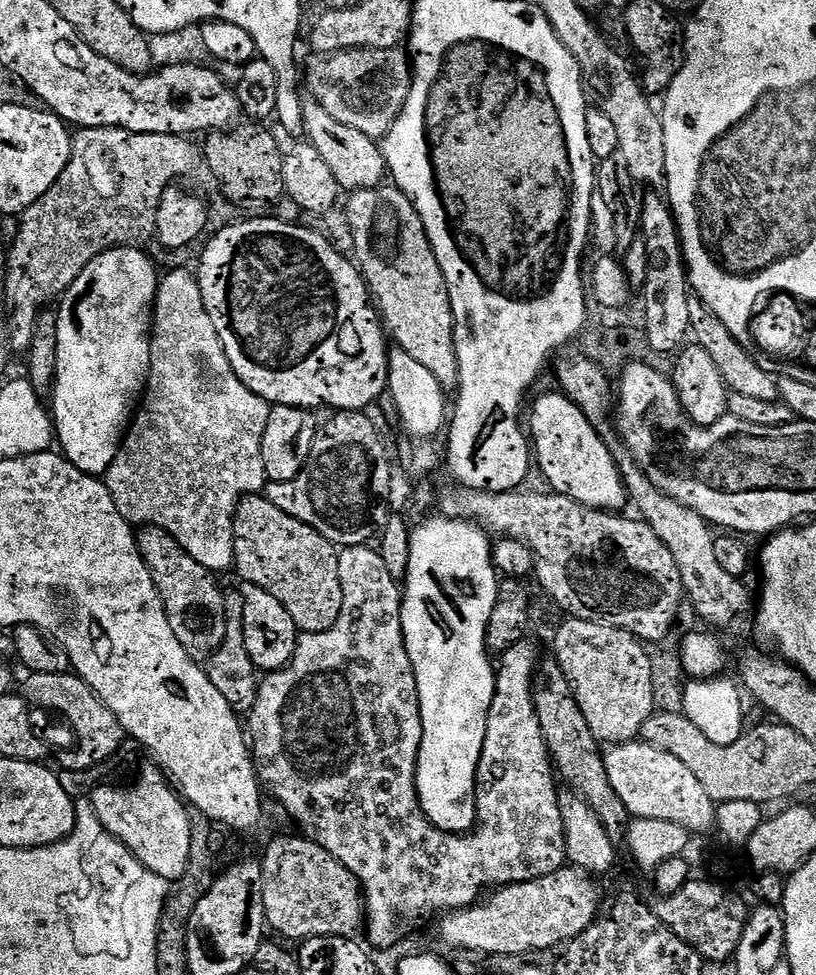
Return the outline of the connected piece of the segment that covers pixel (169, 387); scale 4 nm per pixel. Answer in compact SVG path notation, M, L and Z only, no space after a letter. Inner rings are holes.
M187 267L168 270L163 273L156 290L156 303L152 314L152 353L150 354L150 374L148 375L148 387L144 389L144 395L138 405L138 411L133 415L128 431L116 451L116 457L102 479L110 490L110 498L114 498L114 506L129 524L133 526L151 526L161 528L172 535L173 538L184 547L202 566L206 566L214 574L221 574L233 567L232 543L234 532L232 530L232 517L236 511L238 501L253 494L265 491L266 477L264 475L264 463L260 457L262 450L262 434L266 434L266 422L268 421L269 403L258 394L254 394L234 374L230 366L230 358L226 358L226 350L222 350L222 342L218 338L218 330L214 330L214 322L210 322L210 314L206 314L206 306L202 302L202 290L200 281L192 276Z

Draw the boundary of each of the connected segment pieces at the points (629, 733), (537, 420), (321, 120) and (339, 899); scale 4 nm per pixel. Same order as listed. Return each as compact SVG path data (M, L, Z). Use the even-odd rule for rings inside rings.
M568 618L565 621L556 632L554 658L562 666L566 682L570 682L570 690L582 710L582 718L586 718L586 726L590 726L590 734L594 734L594 738L604 746L633 743L639 737L646 718L650 718L656 711L654 682L650 678L647 647L621 628L575 618Z
M553 390L553 392L548 392L545 396L540 396L532 404L532 432L530 428L530 440L534 445L534 460L540 463L540 472L542 475L548 479L547 487L551 491L557 492L559 496L565 496L566 498L574 498L580 504L586 505L587 508L594 508L597 510L607 510L613 514L619 513L620 508L623 504L627 505L629 503L628 490L624 487L624 480L620 476L620 467L616 464L616 458L613 449L610 447L608 449L608 444L606 441L600 437L601 433L595 428L591 422L586 418L586 414L582 414L582 410L577 406L574 401L569 400L567 396L561 394L559 391Z
M311 98L304 100L302 118L304 119L303 135L307 143L312 144L314 150L318 150L318 154L326 162L326 166L330 166L341 190L351 194L362 188L378 188L385 183L388 163L384 161L384 149L377 141L362 134L362 130L354 130L354 126L337 122L327 112L326 106Z
M303 834L295 835L274 837L260 860L267 927L295 942L323 936L355 937L366 920L360 884L334 854Z

